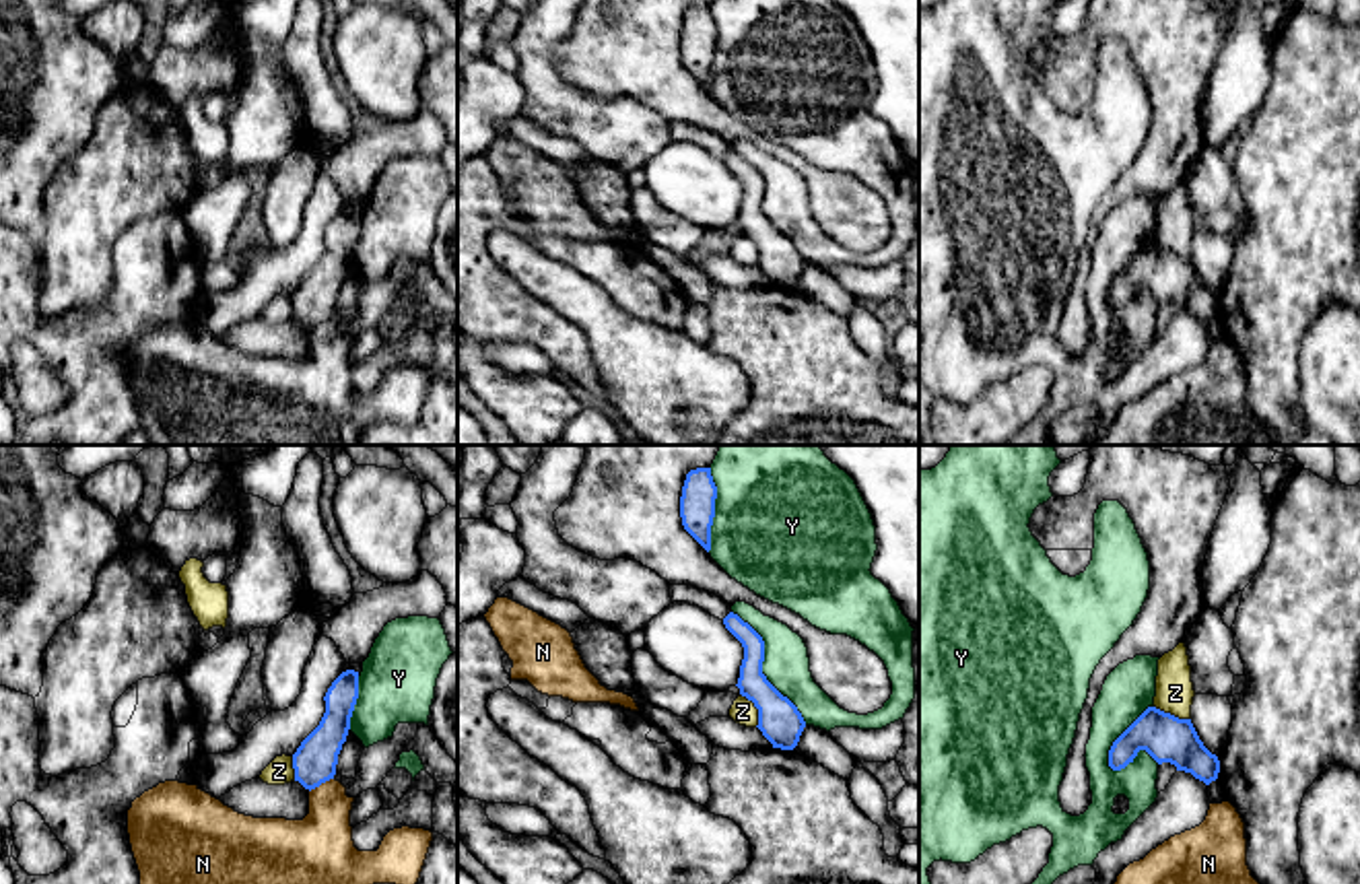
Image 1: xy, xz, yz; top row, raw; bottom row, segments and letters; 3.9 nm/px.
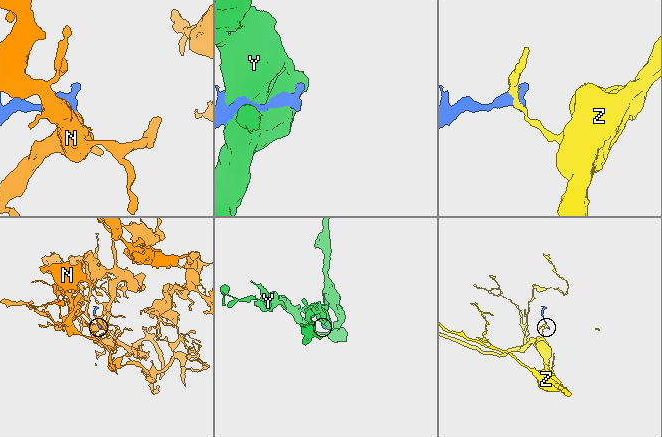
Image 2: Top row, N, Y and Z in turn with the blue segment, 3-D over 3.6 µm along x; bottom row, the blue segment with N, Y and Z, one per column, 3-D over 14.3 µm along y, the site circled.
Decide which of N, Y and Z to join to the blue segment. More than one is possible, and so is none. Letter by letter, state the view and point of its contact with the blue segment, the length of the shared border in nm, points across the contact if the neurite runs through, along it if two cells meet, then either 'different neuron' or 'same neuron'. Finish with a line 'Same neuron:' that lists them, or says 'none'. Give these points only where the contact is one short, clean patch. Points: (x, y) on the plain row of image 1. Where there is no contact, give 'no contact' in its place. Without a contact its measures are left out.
N: meets blue in xy at (320, 322); contact 110 nm long; border along xy (332, 316), (310, 330); different neuron
Y: meets blue in xz at (761, 205); contact 550 nm long; different neuron
Z: meets blue in xz at (757, 246); contact 150 nm long; border along xz (740, 231), (757, 248), (757, 264); different neuron
Same neuron: none

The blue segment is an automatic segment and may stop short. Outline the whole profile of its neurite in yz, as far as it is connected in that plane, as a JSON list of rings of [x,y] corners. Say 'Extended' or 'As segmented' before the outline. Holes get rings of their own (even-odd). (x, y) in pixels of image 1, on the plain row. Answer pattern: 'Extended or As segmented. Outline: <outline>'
As segmented. Outline: [[[1148,245],[1111,284],[1109,305],[1125,307],[1140,288],[1158,303],[1170,301],[1177,309],[1191,311],[1210,324],[1218,317],[1220,299],[1199,278],[1191,258],[1179,258],[1156,245]]]

